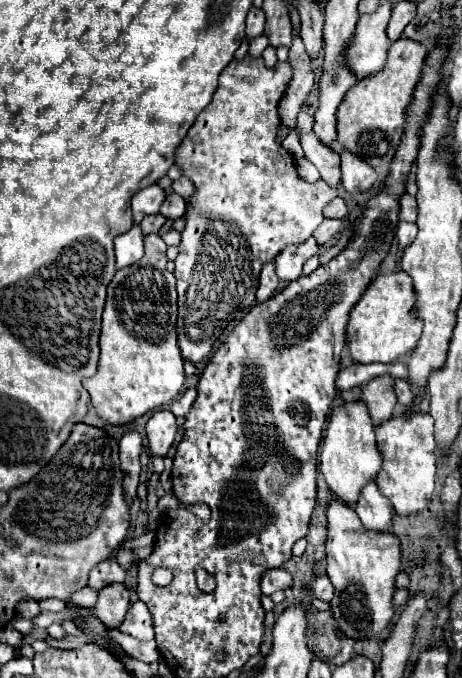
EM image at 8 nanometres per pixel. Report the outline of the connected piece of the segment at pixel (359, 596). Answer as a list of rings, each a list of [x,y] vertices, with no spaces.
[[[336,496],[326,510],[326,528],[326,574],[334,584],[332,614],[348,638],[362,640],[376,636],[394,616],[392,596],[394,578],[400,572],[400,540],[390,530],[364,528],[354,508]]]

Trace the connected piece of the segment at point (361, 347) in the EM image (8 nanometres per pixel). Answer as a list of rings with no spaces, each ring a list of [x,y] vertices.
[[[406,272],[380,274],[378,278],[374,278],[350,312],[346,334],[352,358],[360,364],[392,364],[400,356],[412,352],[422,334],[422,322],[414,314],[414,306],[416,292],[412,278],[408,278]]]

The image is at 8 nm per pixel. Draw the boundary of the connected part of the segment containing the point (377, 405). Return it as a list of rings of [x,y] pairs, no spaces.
[[[390,374],[378,376],[370,382],[366,382],[366,384],[362,384],[360,388],[340,392],[340,396],[344,396],[346,402],[358,400],[358,398],[362,402],[366,402],[374,424],[380,424],[382,420],[388,420],[394,414],[394,408],[396,408],[394,378]]]

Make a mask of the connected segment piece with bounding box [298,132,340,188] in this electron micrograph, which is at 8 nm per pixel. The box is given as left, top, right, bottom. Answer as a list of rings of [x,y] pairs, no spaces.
[[[298,132],[298,138],[304,148],[306,158],[318,168],[324,182],[328,182],[330,186],[336,188],[340,182],[340,154],[324,144],[320,144],[320,140],[316,140],[316,134]]]

